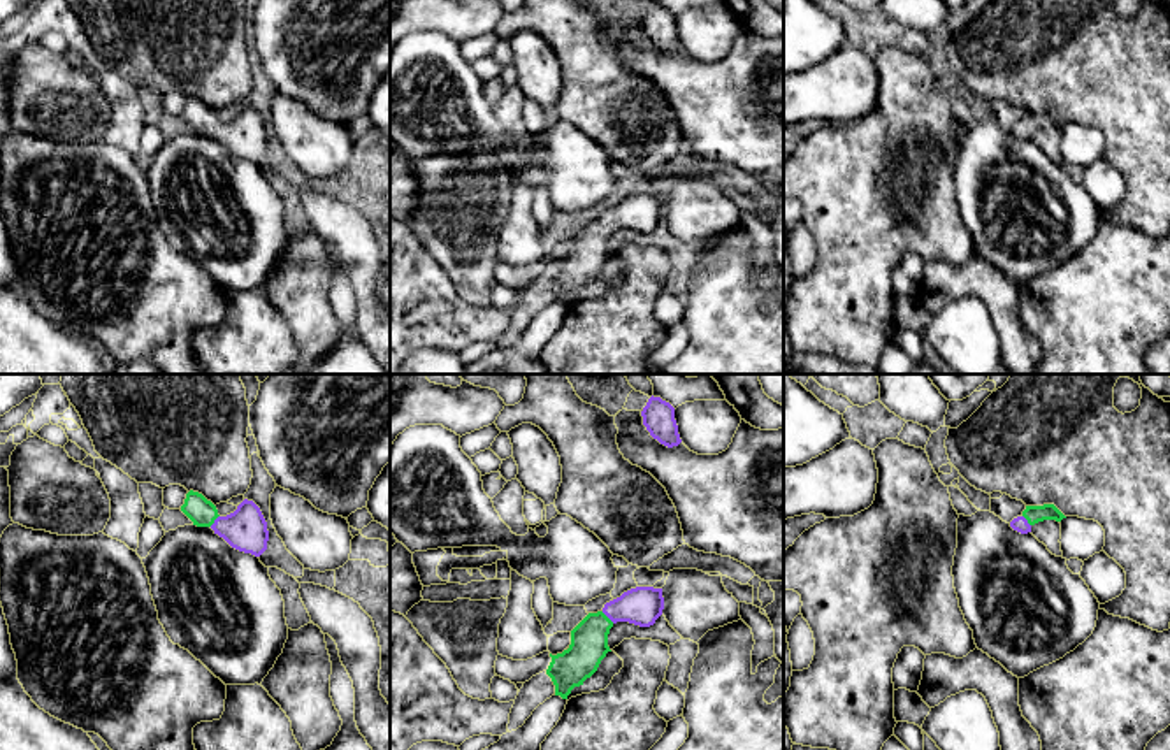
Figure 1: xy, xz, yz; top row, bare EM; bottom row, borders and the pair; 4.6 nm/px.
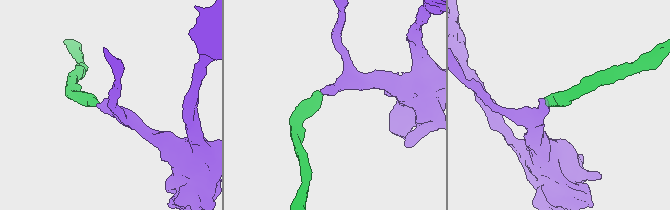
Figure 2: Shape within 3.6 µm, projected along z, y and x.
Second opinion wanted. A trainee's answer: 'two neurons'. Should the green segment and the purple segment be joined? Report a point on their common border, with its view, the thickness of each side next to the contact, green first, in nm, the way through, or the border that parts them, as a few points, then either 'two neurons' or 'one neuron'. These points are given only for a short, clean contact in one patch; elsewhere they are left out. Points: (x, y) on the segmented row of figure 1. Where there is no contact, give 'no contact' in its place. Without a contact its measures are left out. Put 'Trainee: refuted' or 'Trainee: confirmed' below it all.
contact xz (606, 617); calibres 180 and 180 nm; way xz (589, 640), (591, 633), (606, 617), (615, 610), (642, 606); one neuron
Trainee: refuted

